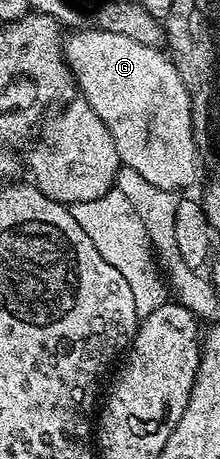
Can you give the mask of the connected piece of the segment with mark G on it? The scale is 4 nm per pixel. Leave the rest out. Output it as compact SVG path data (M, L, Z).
M91 27L65 38L64 58L72 71L77 90L98 115L114 139L121 164L142 175L156 187L181 191L203 176L204 169L193 139L189 92L171 58L157 46L138 43L126 35Z

